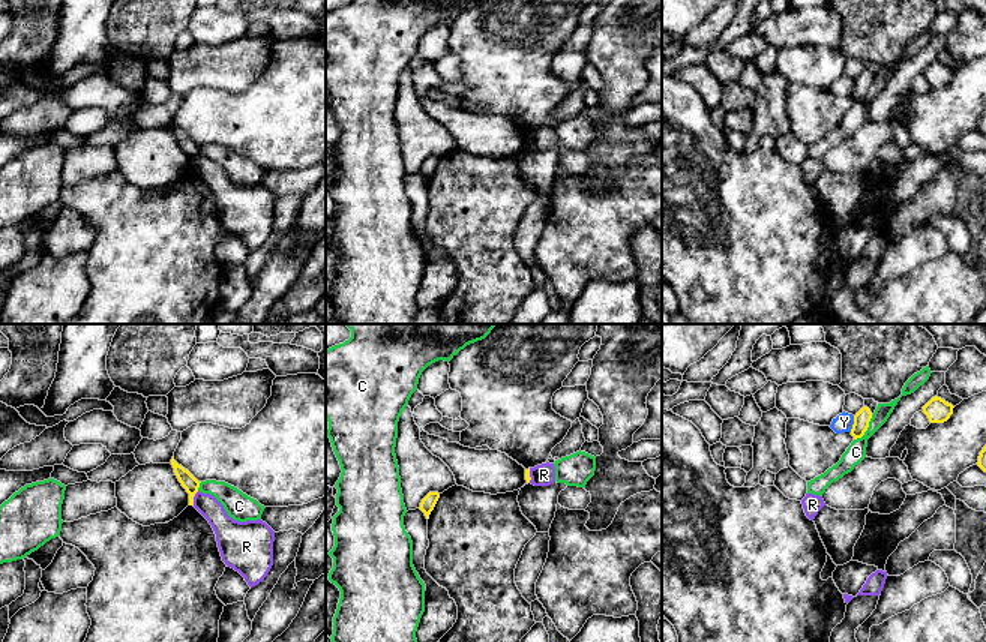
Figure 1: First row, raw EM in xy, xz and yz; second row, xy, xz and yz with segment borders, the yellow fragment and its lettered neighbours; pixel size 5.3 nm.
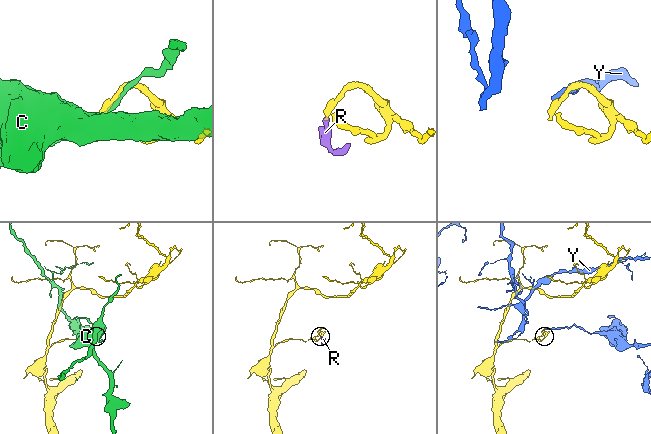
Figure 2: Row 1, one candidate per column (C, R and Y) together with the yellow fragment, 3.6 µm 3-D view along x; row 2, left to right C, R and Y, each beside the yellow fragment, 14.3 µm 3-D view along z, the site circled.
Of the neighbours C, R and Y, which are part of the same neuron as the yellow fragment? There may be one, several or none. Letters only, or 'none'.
none

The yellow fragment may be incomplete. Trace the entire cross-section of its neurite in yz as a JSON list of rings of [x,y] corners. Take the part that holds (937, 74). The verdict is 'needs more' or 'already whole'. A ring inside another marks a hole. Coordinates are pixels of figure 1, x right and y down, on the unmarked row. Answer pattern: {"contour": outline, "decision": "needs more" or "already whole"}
{"contour": [[[935,60],[923,70],[923,76],[927,80],[930,87],[944,87],[953,78],[953,72],[951,68]]], "decision": "already whole"}

